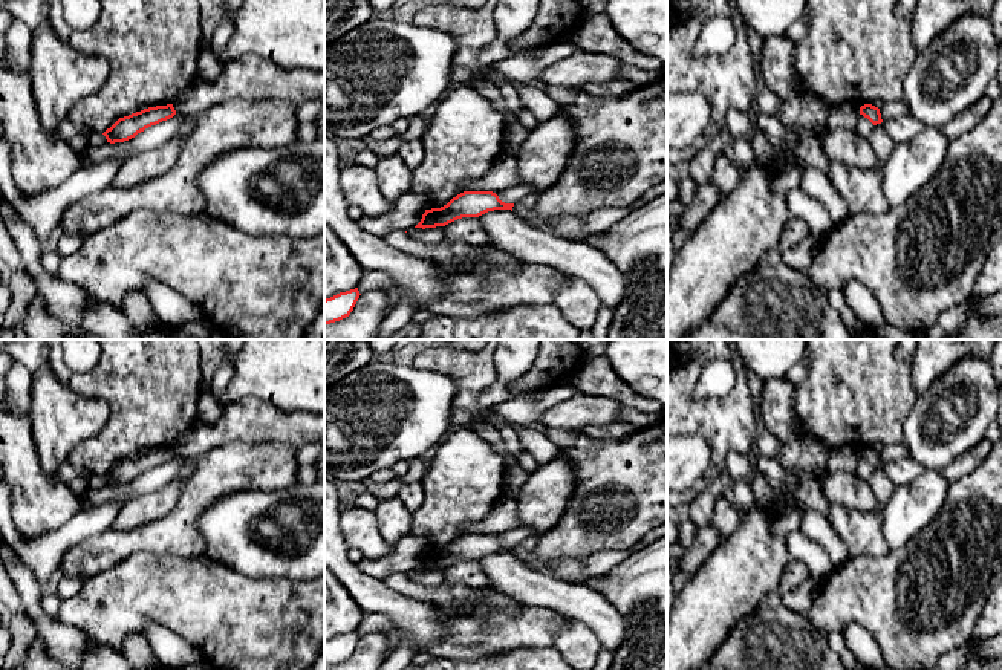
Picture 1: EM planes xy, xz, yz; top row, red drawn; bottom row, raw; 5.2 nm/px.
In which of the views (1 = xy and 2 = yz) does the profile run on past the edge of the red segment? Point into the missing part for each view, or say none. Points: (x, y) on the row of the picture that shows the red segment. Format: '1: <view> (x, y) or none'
1: none
2: none

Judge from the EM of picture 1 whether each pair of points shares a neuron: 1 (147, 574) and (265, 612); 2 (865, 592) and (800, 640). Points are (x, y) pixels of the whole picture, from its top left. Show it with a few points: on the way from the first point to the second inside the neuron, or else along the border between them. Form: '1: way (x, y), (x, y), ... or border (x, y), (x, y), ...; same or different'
1: way (176, 592), (196, 597), (221, 612), (236, 612); same
2: border (803, 615), (819, 630); different

